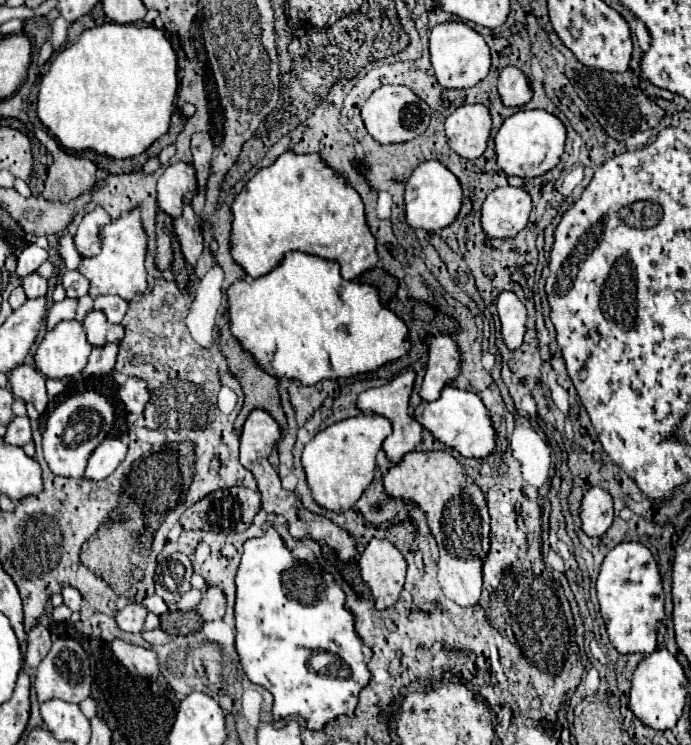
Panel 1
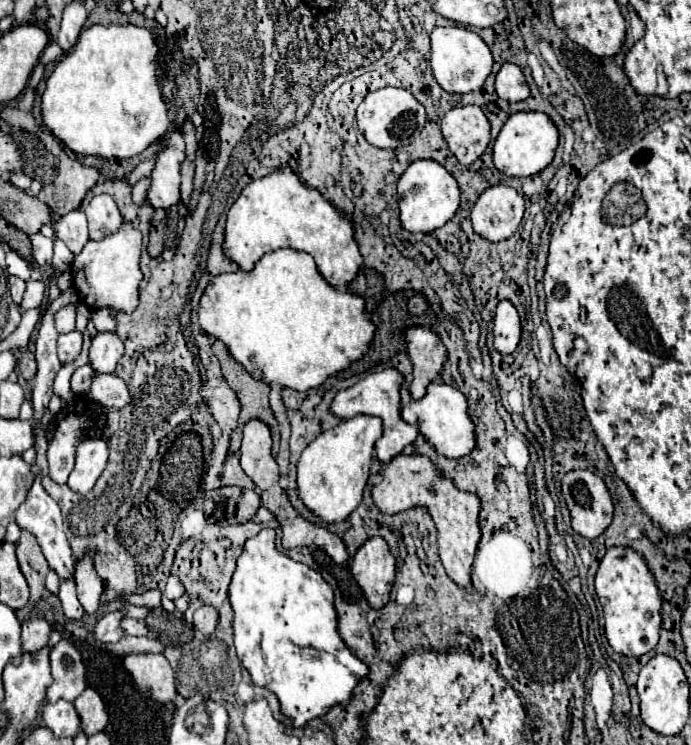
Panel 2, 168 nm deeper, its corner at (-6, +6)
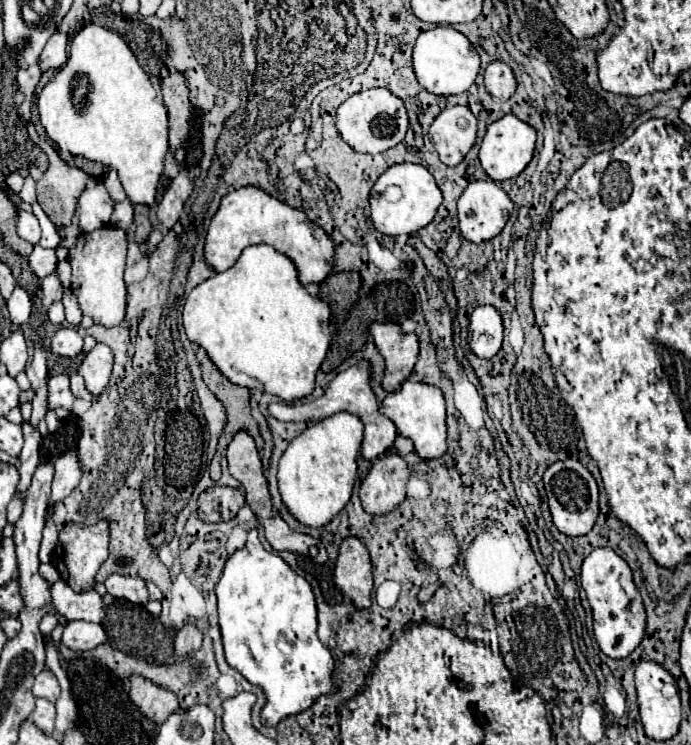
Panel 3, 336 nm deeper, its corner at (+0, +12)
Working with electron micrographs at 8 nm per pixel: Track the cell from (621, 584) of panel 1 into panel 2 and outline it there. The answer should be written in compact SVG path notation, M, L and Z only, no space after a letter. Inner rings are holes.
M613 546L607 550L595 576L595 592L603 604L605 636L615 652L639 658L657 646L663 600L653 570L635 548Z

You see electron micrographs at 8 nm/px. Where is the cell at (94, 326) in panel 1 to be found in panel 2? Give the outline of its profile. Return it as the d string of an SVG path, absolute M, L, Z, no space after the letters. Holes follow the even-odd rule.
M99 332L91 338L89 360L91 366L95 366L95 372L111 374L121 356L123 356L123 340L115 332Z

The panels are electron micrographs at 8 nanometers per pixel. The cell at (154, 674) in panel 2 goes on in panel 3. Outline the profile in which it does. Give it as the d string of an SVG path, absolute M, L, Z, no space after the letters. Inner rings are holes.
M131 676L129 690L133 704L153 724L163 724L171 714L179 710L179 702L173 692L167 692L165 688L157 688L151 680L145 680L143 676Z

